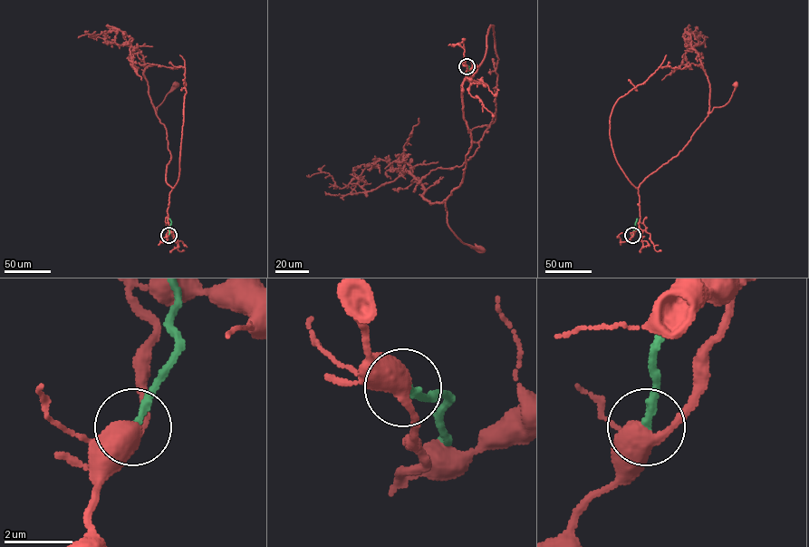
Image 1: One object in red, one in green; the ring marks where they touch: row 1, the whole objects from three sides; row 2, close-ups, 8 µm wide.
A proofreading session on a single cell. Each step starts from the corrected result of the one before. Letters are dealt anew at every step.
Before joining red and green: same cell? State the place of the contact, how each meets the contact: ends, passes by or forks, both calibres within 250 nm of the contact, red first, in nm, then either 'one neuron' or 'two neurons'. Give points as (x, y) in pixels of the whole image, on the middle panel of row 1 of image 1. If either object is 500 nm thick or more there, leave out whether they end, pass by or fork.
place (467, 66); red passes by; green ends; calibres 440 and 240 nm; two neurons

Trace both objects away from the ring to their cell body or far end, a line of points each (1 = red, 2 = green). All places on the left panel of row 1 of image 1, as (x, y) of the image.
1: (168, 235), (167, 209), (172, 189), (166, 175), (171, 154), (166, 128), (156, 113), (175, 84)
2: (168, 235), (169, 219)

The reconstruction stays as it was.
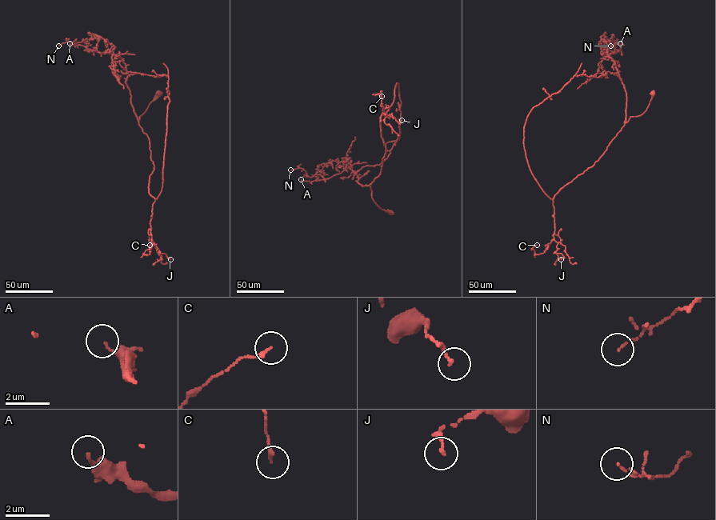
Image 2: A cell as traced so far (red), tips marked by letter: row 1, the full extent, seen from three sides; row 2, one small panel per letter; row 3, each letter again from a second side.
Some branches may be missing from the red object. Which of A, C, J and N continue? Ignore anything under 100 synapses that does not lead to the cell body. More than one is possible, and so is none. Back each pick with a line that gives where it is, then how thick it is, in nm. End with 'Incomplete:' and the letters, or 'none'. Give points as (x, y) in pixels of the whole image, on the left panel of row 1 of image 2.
Incomplete: none

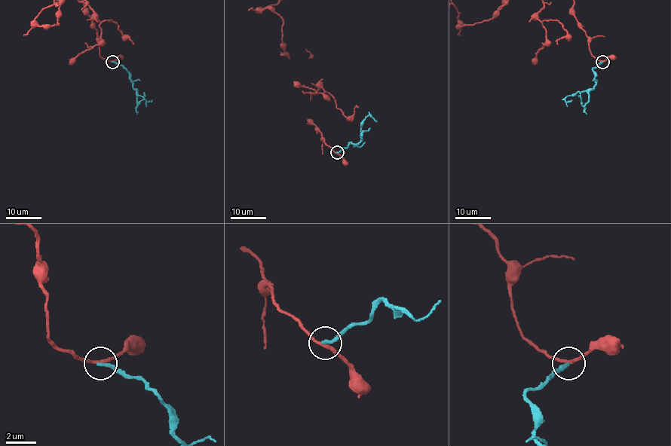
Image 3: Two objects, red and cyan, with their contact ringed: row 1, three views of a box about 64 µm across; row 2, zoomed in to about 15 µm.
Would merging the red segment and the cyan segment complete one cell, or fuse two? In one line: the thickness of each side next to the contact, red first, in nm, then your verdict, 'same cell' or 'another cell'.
calibres 200 and 240 nm; same cell

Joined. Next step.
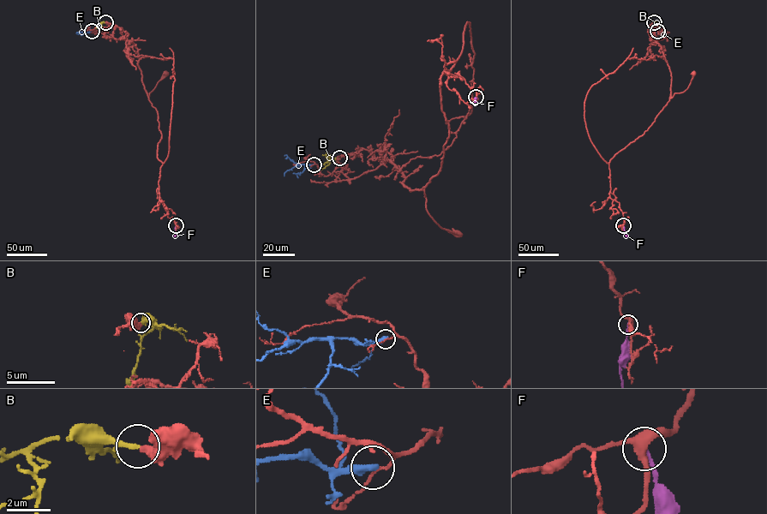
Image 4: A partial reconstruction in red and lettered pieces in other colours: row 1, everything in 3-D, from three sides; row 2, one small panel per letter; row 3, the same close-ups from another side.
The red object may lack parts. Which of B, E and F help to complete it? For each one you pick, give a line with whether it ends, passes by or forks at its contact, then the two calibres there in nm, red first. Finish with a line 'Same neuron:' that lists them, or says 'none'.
B: It ends there. Thickness 320 nm (red) against 200 nm
Same neuron: B

